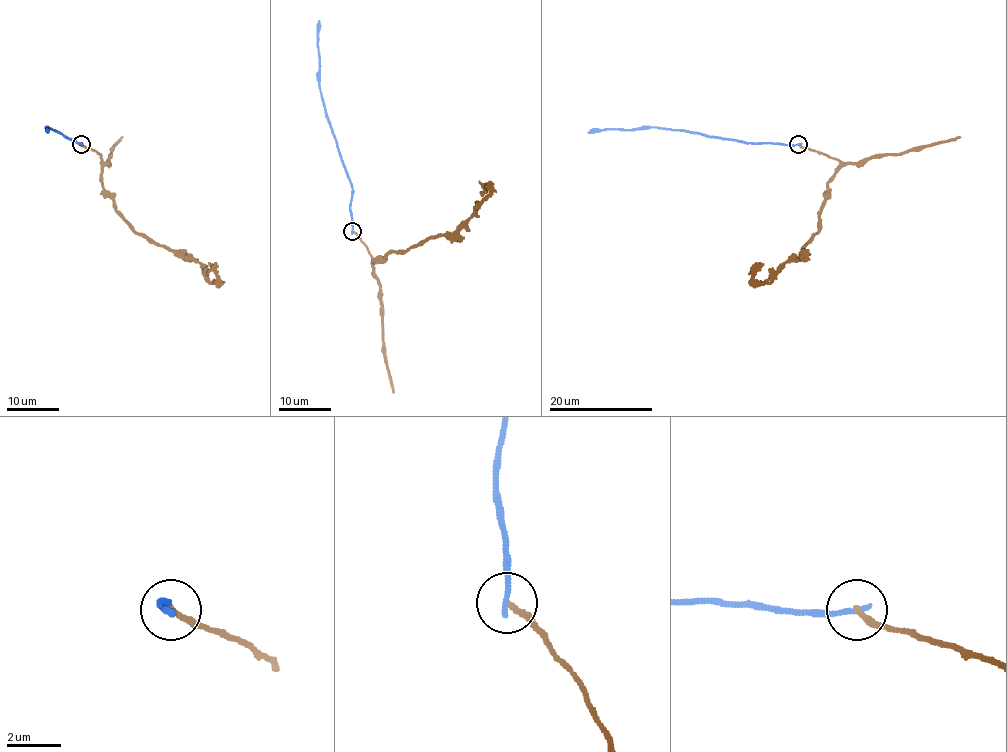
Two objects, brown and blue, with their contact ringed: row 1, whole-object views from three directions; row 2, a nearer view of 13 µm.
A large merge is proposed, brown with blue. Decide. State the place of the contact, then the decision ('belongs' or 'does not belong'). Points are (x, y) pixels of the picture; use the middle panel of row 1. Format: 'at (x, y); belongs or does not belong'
at (352, 231); does not belong

